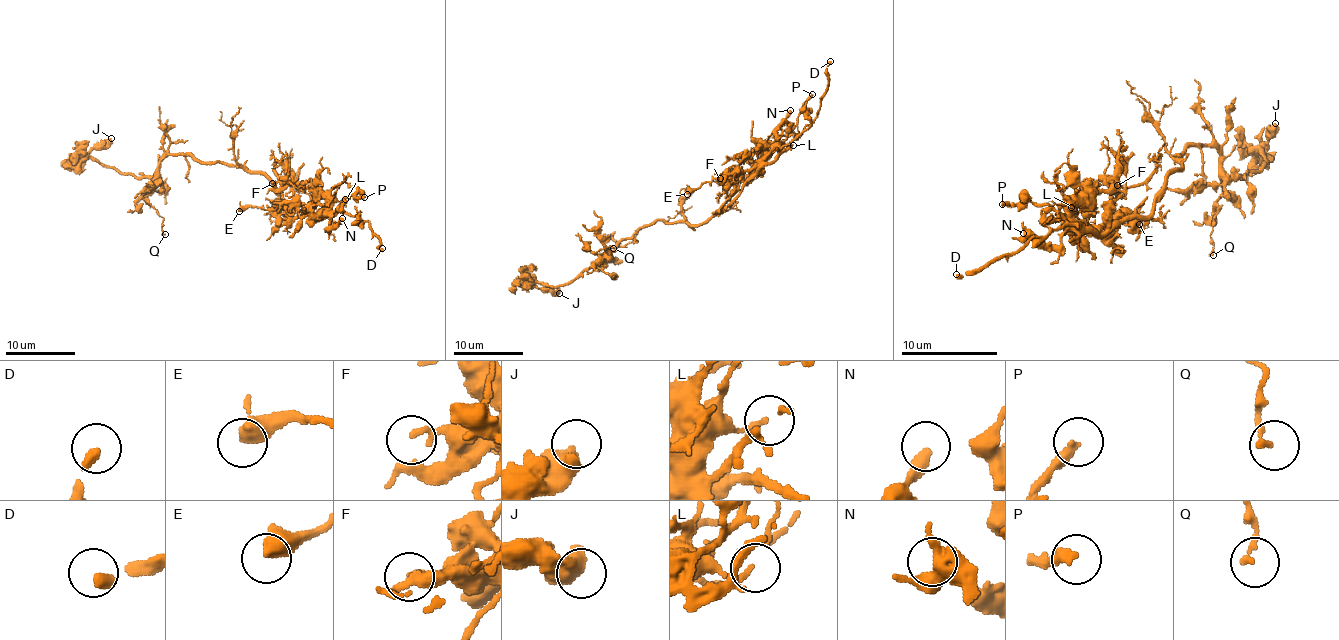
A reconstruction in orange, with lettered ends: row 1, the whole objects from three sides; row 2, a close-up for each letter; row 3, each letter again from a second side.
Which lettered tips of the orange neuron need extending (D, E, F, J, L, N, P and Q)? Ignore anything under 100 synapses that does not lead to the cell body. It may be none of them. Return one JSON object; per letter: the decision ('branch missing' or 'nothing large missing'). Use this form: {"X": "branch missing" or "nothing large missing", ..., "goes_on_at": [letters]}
{"D": "branch missing", "E": "nothing large missing", "F": "nothing large missing", "J": "nothing large missing", "L": "nothing large missing", "N": "nothing large missing", "P": "nothing large missing", "Q": "nothing large missing", "goes_on_at": ["D"]}

